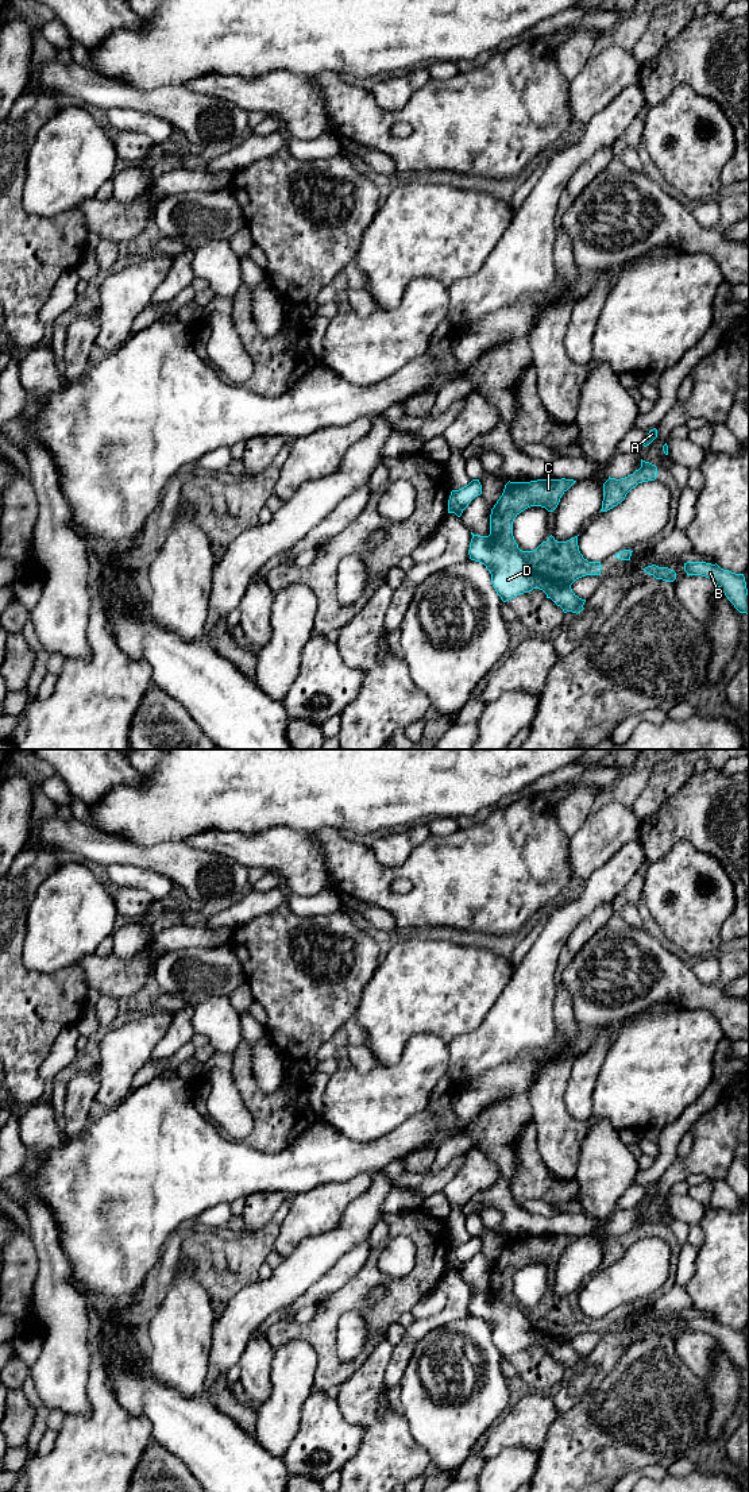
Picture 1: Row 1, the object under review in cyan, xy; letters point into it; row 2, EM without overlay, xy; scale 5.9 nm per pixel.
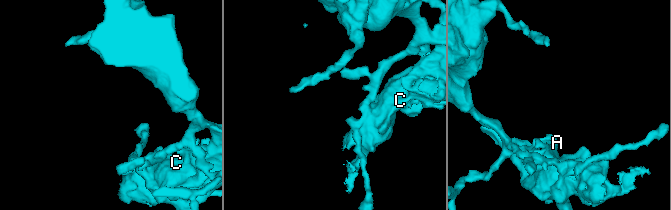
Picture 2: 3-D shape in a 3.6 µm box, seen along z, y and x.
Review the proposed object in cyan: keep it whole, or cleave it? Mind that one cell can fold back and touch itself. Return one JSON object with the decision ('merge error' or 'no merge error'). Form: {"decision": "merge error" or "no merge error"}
{"decision": "merge error"}

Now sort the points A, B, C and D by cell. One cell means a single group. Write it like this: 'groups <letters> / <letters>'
groups A C / B D

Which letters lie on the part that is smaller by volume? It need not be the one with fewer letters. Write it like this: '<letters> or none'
A, C

